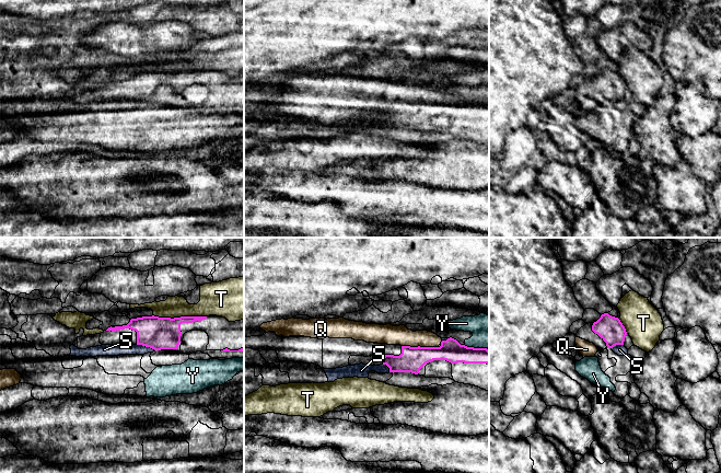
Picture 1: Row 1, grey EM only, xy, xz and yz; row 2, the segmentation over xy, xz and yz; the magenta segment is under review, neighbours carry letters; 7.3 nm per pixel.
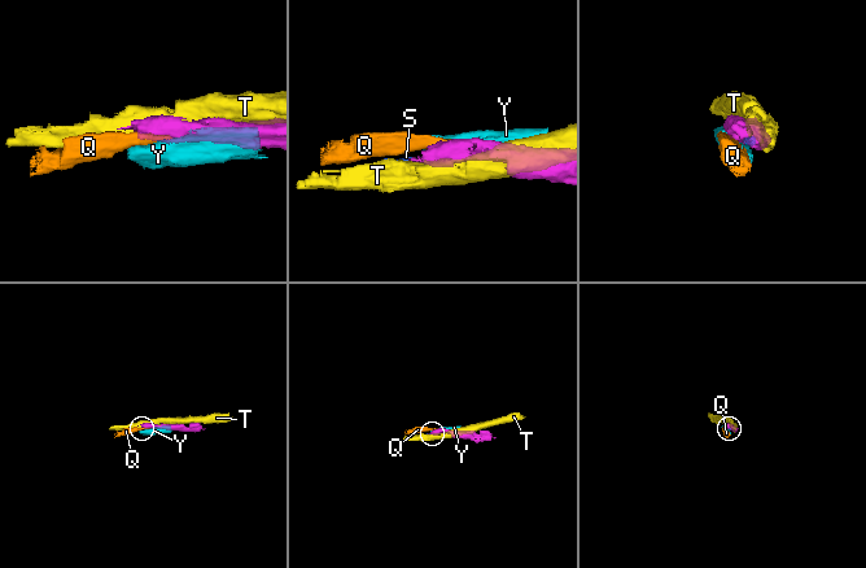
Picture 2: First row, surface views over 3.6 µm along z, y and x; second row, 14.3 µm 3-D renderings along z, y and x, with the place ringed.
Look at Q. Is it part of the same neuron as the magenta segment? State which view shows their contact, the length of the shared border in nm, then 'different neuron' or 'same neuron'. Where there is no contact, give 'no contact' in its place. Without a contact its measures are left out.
meets magenta in xz; contact 260 nm long; same neuron

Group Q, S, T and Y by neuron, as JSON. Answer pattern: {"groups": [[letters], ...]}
{"groups": [["Q"], ["S", "Y"], ["T"]]}

